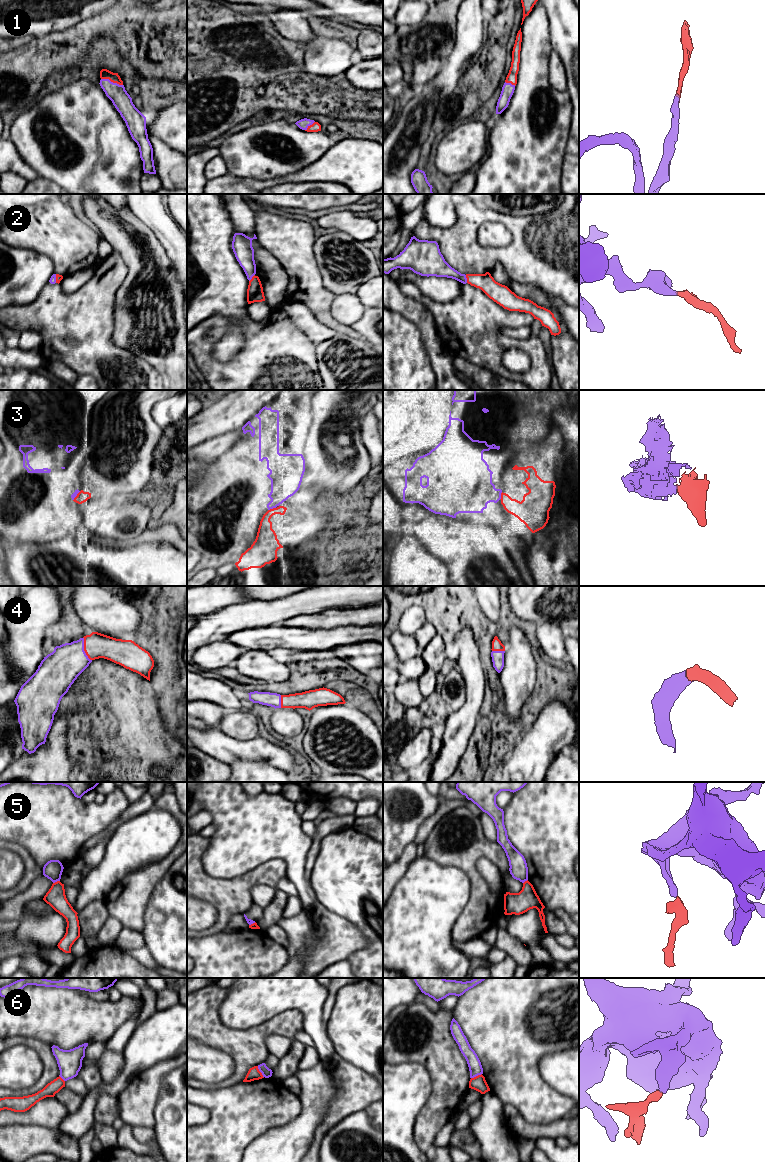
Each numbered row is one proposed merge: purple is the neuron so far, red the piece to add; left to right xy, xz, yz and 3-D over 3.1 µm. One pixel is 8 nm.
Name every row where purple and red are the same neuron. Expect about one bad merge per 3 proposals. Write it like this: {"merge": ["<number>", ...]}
{"merge": ["1", "2", "4"]}

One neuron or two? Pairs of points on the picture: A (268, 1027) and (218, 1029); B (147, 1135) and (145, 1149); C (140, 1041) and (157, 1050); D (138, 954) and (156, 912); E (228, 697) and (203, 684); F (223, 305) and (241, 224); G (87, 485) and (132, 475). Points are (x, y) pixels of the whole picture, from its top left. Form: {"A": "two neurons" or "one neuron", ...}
{"A": "one neuron", "B": "two neurons", "C": "one neuron", "D": "two neurons", "E": "one neuron", "F": "two neurons", "G": "one neuron"}

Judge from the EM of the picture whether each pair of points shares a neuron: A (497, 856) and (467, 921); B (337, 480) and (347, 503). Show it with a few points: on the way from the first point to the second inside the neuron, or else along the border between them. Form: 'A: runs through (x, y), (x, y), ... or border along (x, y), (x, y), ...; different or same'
A: runs through (476, 857), (472, 861), (476, 900); same
B: border along (361, 479), (349, 491), (334, 494), (325, 501); different

